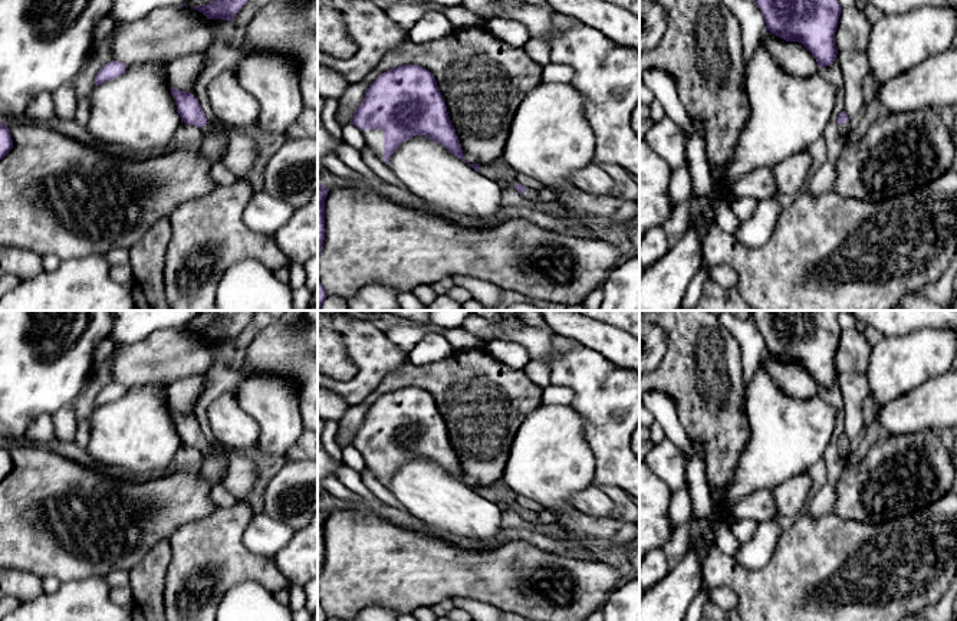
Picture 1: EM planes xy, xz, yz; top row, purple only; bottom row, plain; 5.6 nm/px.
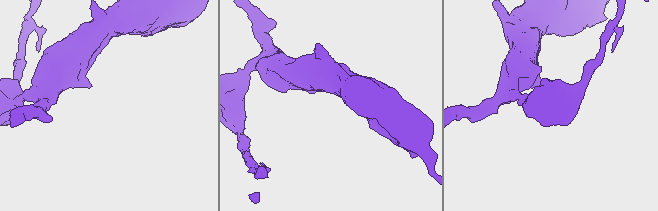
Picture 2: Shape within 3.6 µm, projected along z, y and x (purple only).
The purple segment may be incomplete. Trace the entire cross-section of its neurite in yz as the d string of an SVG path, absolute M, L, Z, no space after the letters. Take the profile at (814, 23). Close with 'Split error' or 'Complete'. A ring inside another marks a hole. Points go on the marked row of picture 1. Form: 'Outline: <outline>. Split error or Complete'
Outline: M754 0L766 29L786 42L802 43L820 68L838 55L835 32L842 7L838 0Z. Complete

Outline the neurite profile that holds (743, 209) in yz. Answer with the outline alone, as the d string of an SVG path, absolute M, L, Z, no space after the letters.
M734 198L730 204L730 208L739 221L743 221L752 217L757 203L759 201L754 198Z

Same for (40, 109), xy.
M43 92L36 96L26 108L24 118L27 122L47 124L55 118L52 92Z

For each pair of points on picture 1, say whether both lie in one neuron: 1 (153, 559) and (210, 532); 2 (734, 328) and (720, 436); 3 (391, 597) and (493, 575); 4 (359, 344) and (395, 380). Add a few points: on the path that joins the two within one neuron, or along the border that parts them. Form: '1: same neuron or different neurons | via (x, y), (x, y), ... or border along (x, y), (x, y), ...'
1: different neurons | border along (168, 539), (171, 561), (163, 584)
2: different neurons | border along (722, 325), (739, 345), (742, 368)
3: same neuron | via (417, 575), (467, 575)
4: different neurons | border along (407, 360), (365, 397)

